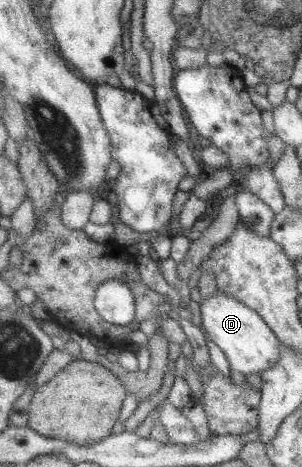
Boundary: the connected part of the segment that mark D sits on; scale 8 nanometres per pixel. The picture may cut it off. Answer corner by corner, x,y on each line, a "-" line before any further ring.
214,293
200,301
201,327
209,340
224,353
231,372
240,372
244,376
255,373
260,376
262,370
269,369
278,361
280,345
270,327
254,310
242,305
226,293

